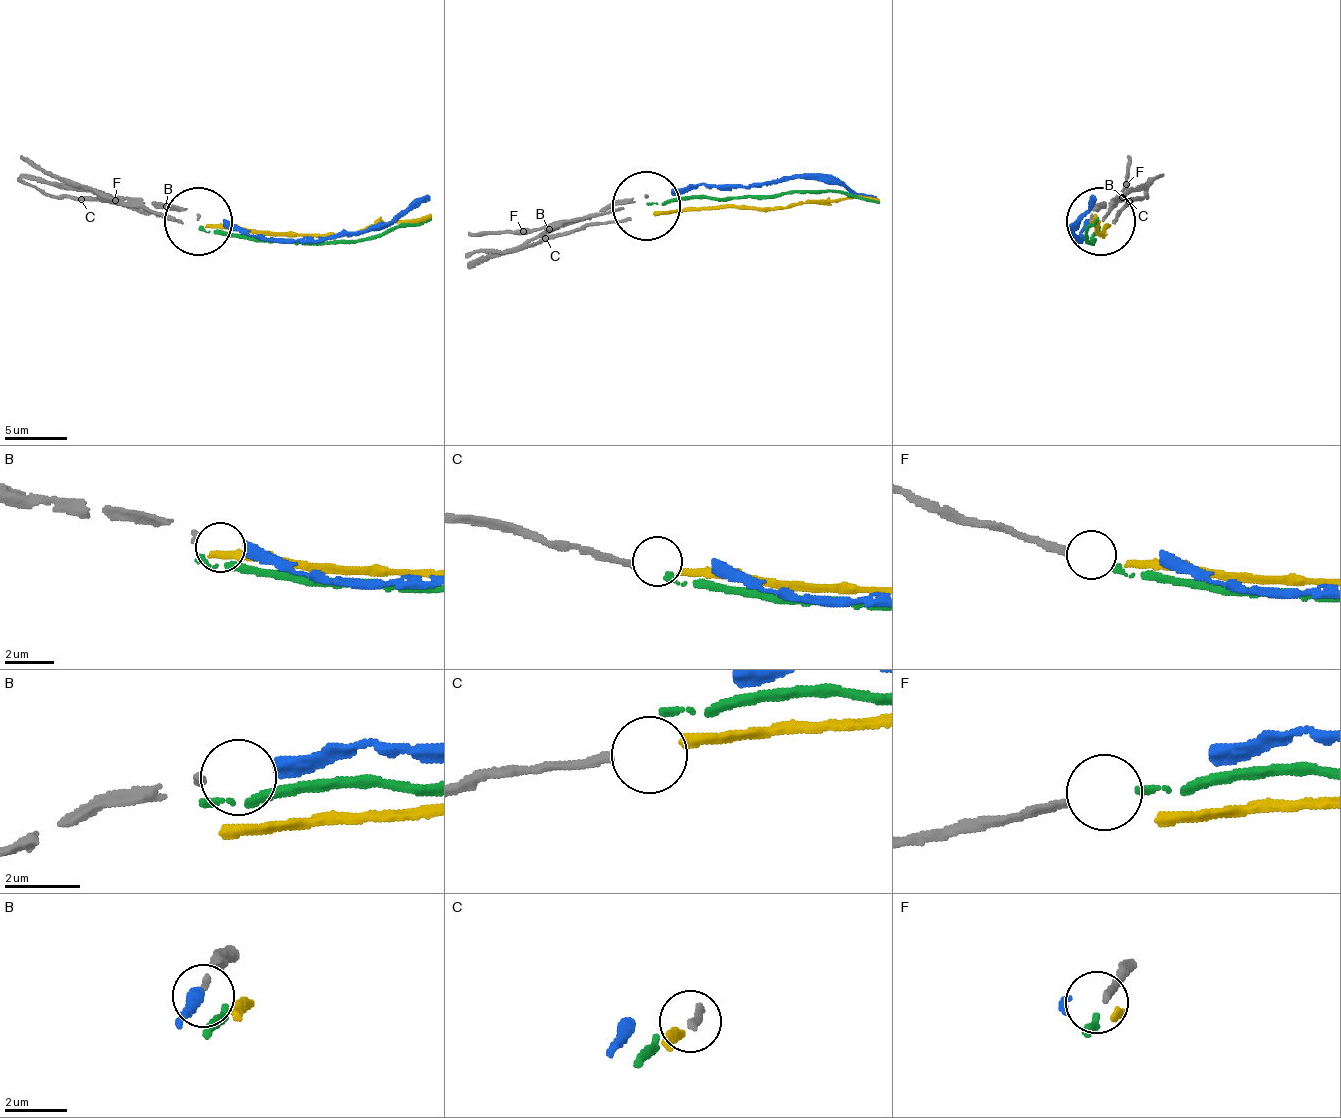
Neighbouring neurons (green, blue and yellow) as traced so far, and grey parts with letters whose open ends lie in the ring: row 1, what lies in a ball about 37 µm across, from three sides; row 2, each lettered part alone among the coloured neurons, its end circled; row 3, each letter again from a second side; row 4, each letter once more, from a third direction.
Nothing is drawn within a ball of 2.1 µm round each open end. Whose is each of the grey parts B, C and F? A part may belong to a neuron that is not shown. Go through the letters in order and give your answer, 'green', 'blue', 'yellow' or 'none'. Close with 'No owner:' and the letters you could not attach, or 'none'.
B: blue
C: yellow
F: green
No owner: none

